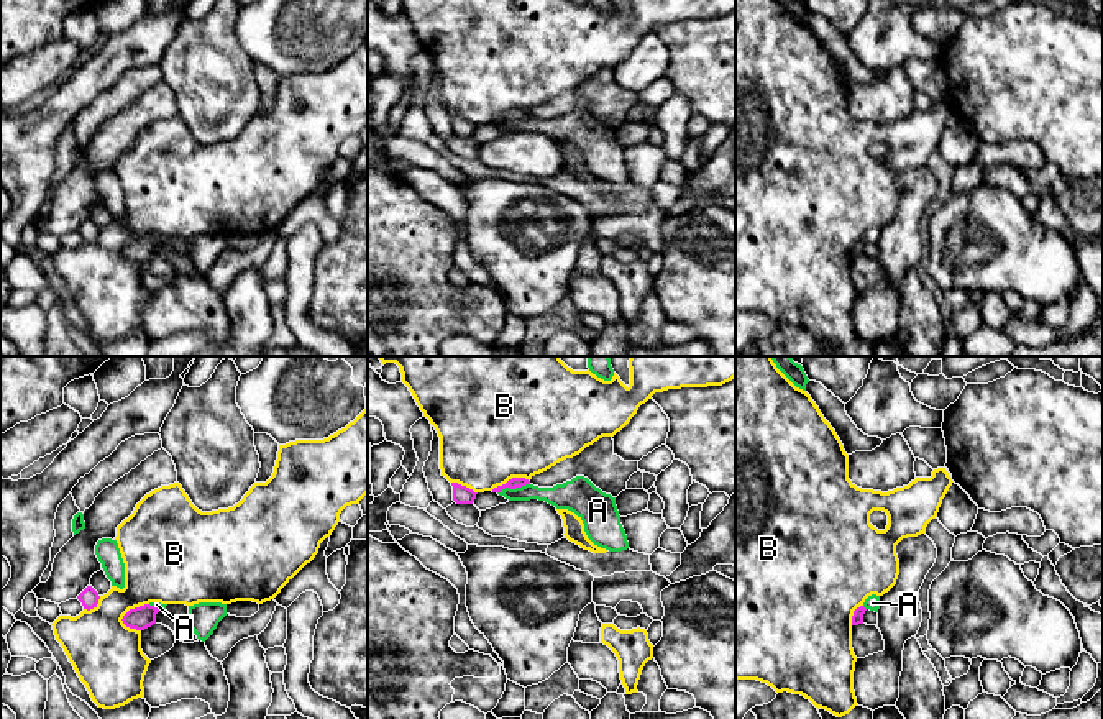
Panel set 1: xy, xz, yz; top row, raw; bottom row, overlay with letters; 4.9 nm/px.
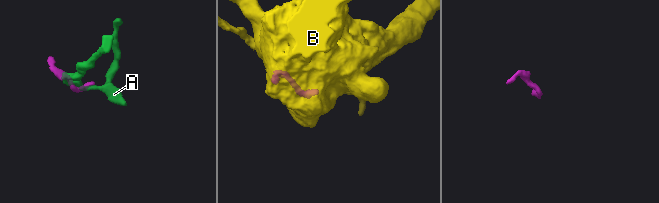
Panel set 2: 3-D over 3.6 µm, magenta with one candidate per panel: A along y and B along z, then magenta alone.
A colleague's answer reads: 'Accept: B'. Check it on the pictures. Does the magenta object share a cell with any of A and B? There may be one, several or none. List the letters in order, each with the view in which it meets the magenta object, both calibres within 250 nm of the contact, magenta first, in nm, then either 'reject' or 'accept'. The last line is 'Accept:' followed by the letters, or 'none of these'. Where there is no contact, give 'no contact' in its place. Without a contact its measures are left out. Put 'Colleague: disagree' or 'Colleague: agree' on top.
Colleague: disagree
A: xz | 50/120 nm | reject
B: xy | 120/360 nm | reject
Accept: none of these

